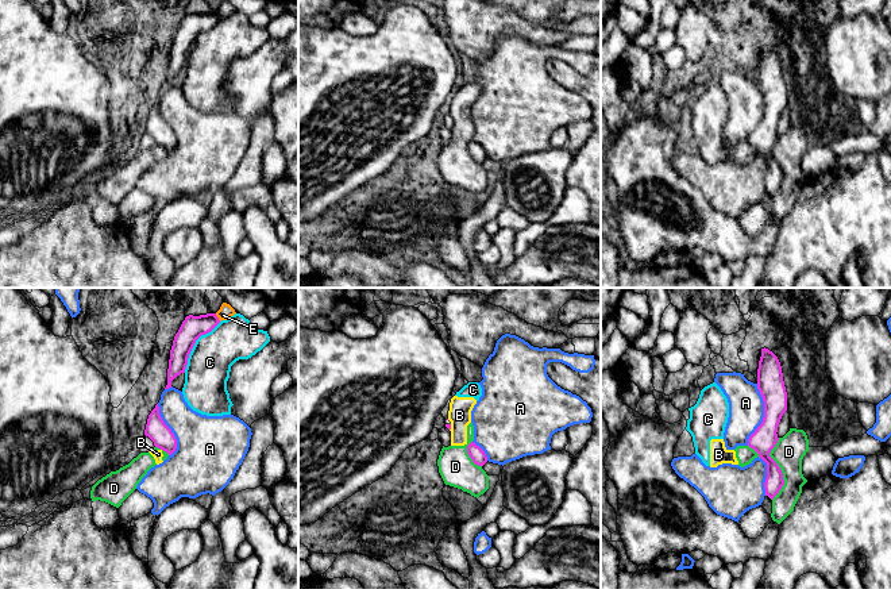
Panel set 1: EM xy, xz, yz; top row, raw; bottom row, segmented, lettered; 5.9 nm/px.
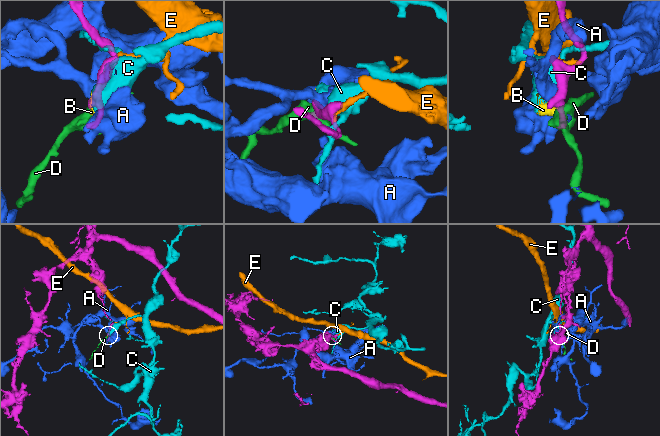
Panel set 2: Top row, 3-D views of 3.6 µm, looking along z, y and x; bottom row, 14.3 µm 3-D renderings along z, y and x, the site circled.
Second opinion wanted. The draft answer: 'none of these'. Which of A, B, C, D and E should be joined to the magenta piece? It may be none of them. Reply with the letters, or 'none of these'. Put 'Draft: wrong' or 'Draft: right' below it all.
none of these
Draft: right

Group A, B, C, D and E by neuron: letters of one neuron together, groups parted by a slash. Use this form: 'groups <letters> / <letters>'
groups A / B C D / E

